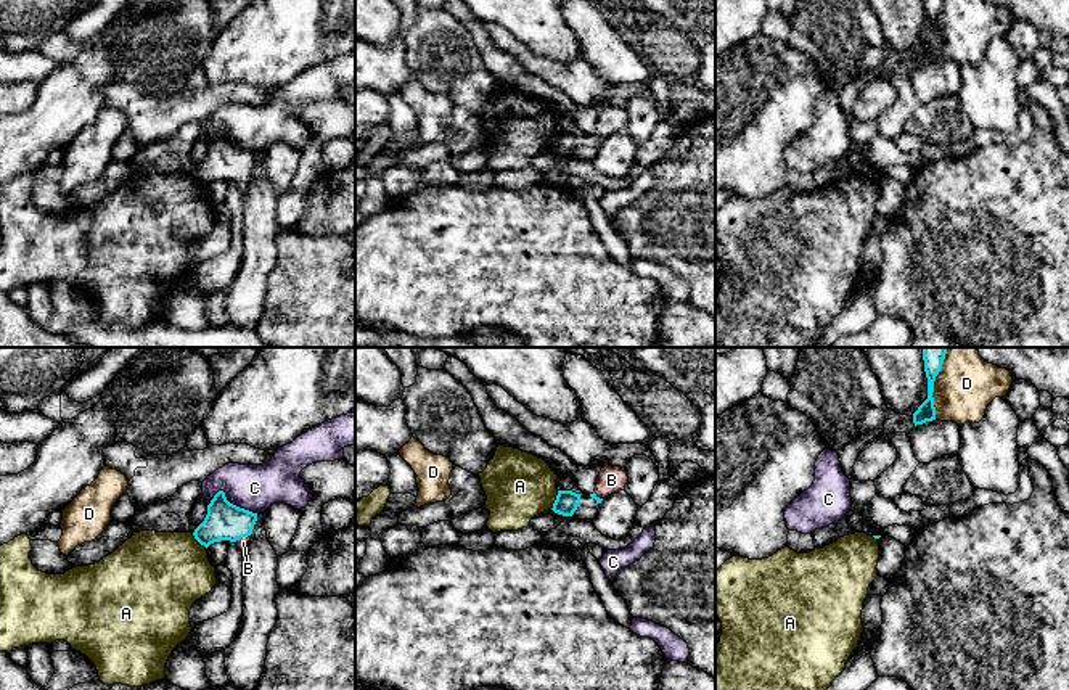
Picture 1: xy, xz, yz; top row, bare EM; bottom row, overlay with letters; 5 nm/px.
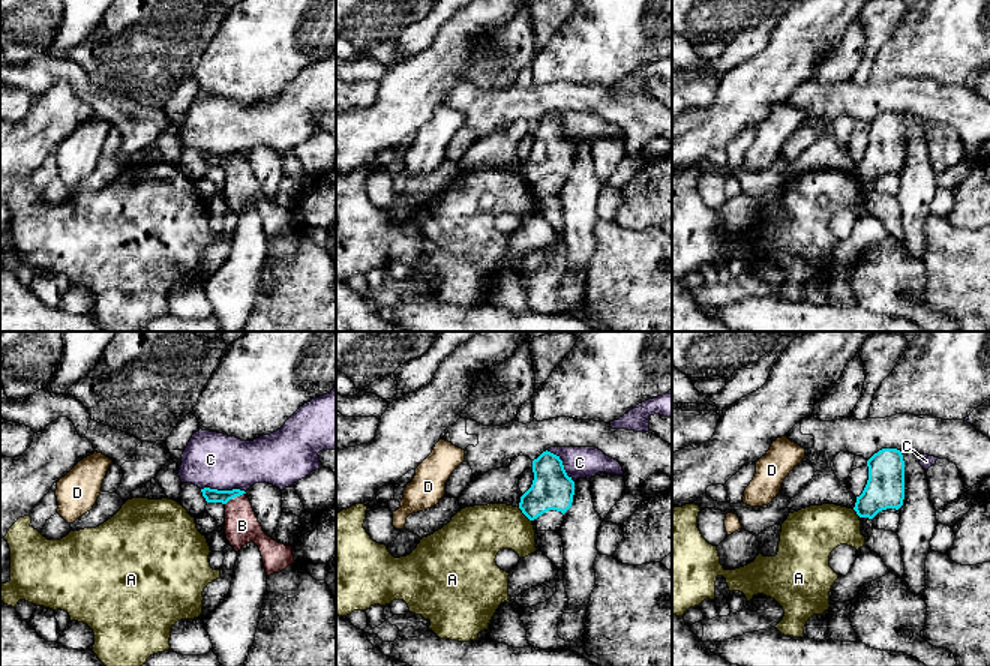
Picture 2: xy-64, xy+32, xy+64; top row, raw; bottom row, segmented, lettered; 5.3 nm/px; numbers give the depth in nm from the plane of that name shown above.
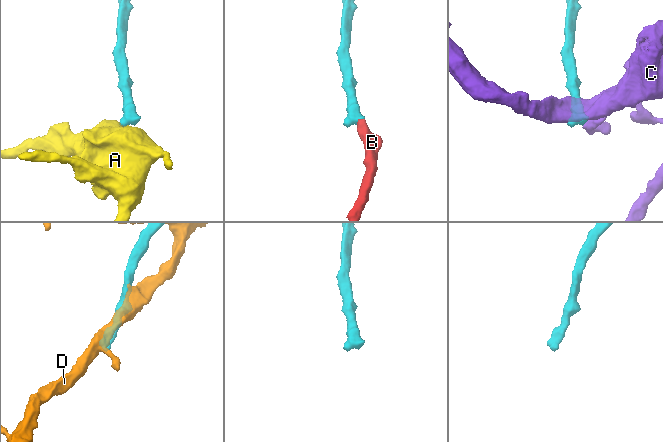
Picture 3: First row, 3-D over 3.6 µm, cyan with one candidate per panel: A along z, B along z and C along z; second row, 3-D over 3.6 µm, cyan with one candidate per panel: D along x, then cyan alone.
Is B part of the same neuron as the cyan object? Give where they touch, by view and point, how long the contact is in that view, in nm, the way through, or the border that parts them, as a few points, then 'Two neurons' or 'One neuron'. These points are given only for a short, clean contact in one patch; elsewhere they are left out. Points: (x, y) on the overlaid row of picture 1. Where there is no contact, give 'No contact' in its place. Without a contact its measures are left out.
Touches cyan at xy (241, 536). Shared border 90 nm. Path across: xy (224, 521), (241, 536), (243, 542). One neuron

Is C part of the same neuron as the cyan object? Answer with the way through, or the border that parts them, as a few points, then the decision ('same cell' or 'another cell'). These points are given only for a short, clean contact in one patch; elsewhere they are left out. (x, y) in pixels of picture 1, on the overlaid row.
border xy (208, 504), (222, 491), (230, 502), (258, 513); another cell

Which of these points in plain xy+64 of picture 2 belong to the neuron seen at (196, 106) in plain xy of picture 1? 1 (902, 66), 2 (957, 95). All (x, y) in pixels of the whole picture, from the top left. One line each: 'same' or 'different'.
1: different
2: same

